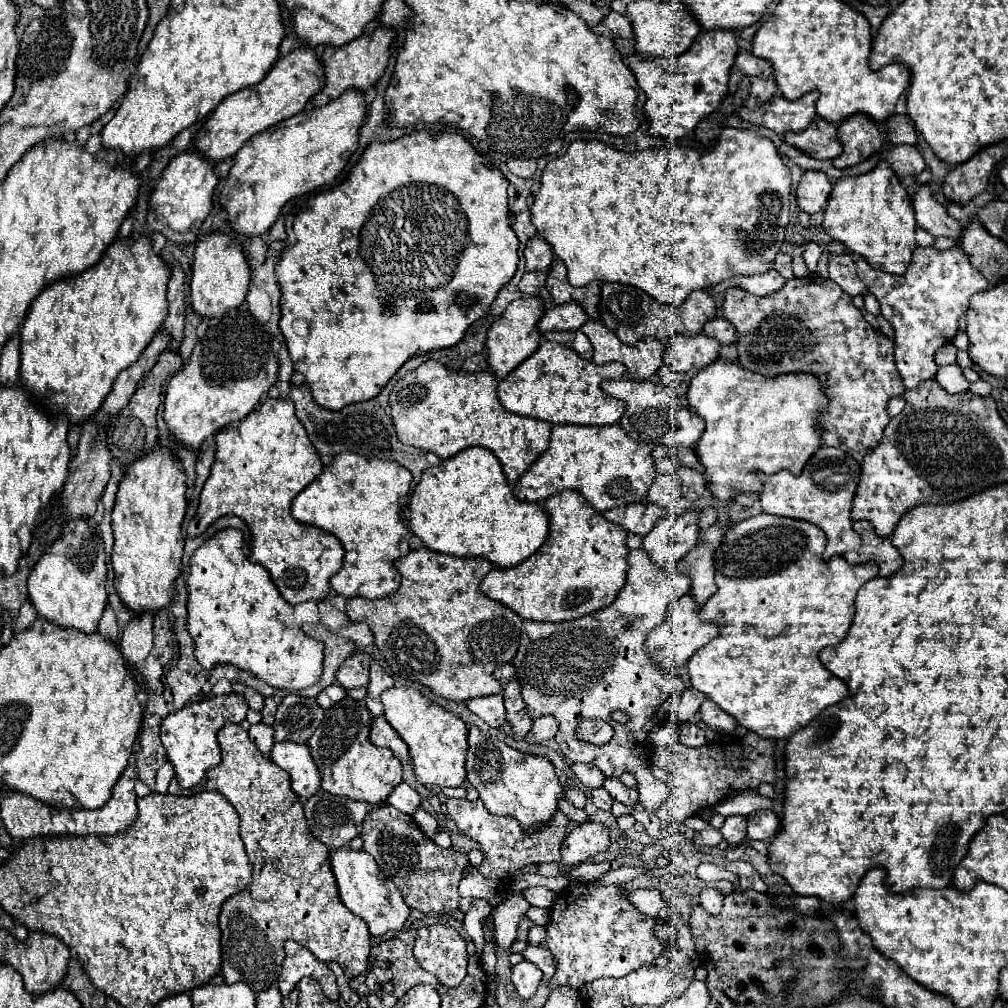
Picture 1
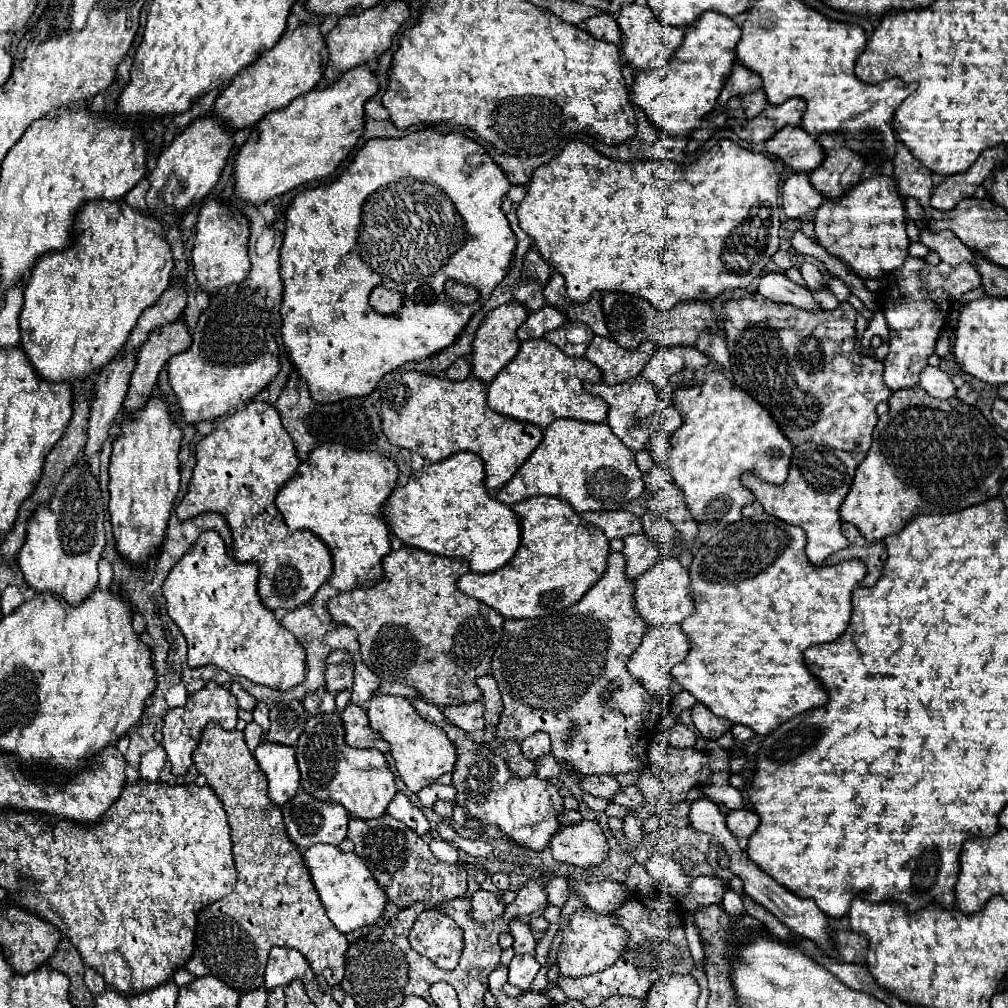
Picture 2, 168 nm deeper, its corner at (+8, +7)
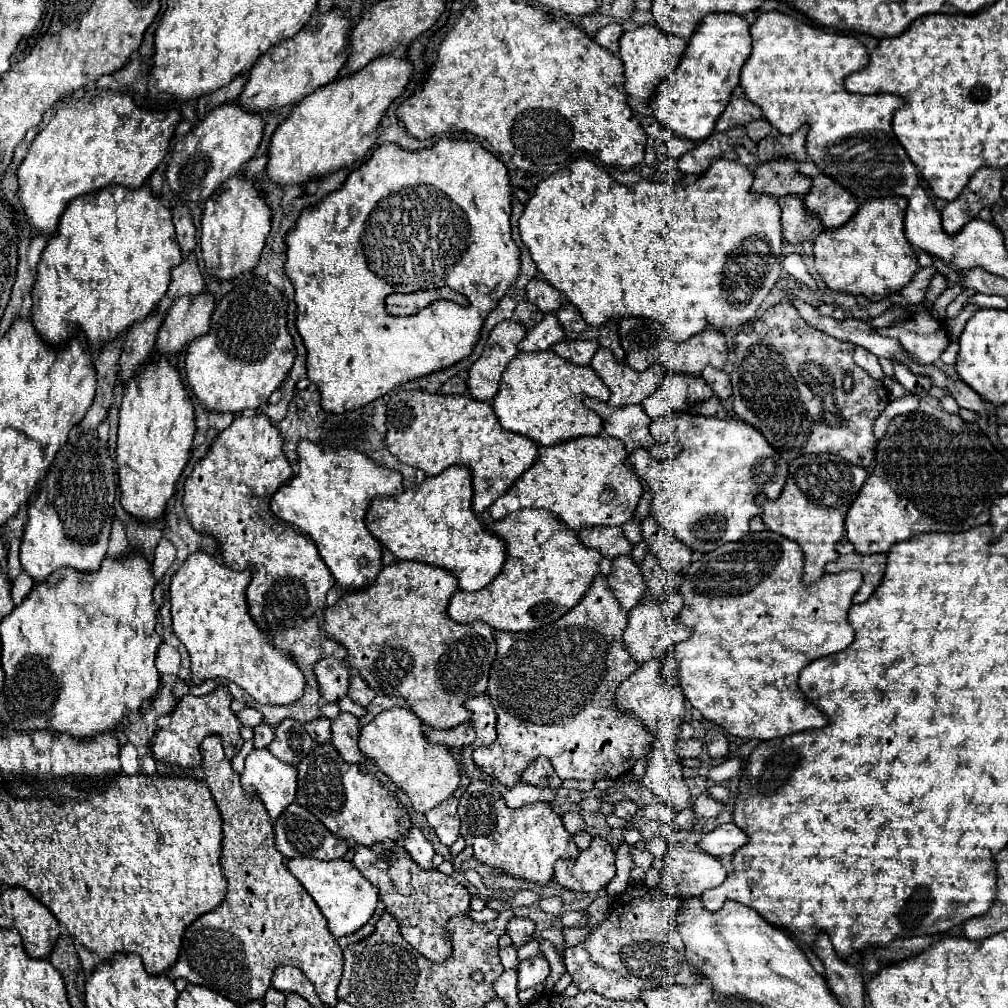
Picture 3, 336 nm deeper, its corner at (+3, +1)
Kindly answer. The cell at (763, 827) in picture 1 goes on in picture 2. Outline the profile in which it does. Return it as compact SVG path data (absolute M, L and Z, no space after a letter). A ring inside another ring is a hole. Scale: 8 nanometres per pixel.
M740 808L740 810L732 810L728 816L726 816L726 824L728 828L732 830L732 834L736 838L742 838L742 836L750 836L756 832L756 828L760 826L760 818L756 816L754 810L748 810L748 808Z

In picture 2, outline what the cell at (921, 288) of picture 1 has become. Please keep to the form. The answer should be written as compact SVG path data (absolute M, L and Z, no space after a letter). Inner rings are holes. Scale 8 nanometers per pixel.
M908 256L904 266L896 272L886 274L884 280L886 280L886 286L880 290L880 308L882 308L888 328L890 328L890 352L884 358L884 382L890 386L890 390L900 390L900 388L918 384L918 374L928 364L928 356L934 354L938 334L946 326L954 300L962 298L964 292L968 292L968 290L976 290L980 286L980 274L970 264L948 266L946 262L940 262L938 266L930 266L924 258Z

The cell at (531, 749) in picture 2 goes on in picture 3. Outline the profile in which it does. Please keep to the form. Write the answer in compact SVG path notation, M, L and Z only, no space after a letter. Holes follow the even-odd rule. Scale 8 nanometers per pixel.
M537 758L521 776L523 784L539 786L539 788L561 788L561 778L553 772L553 766L545 758Z

